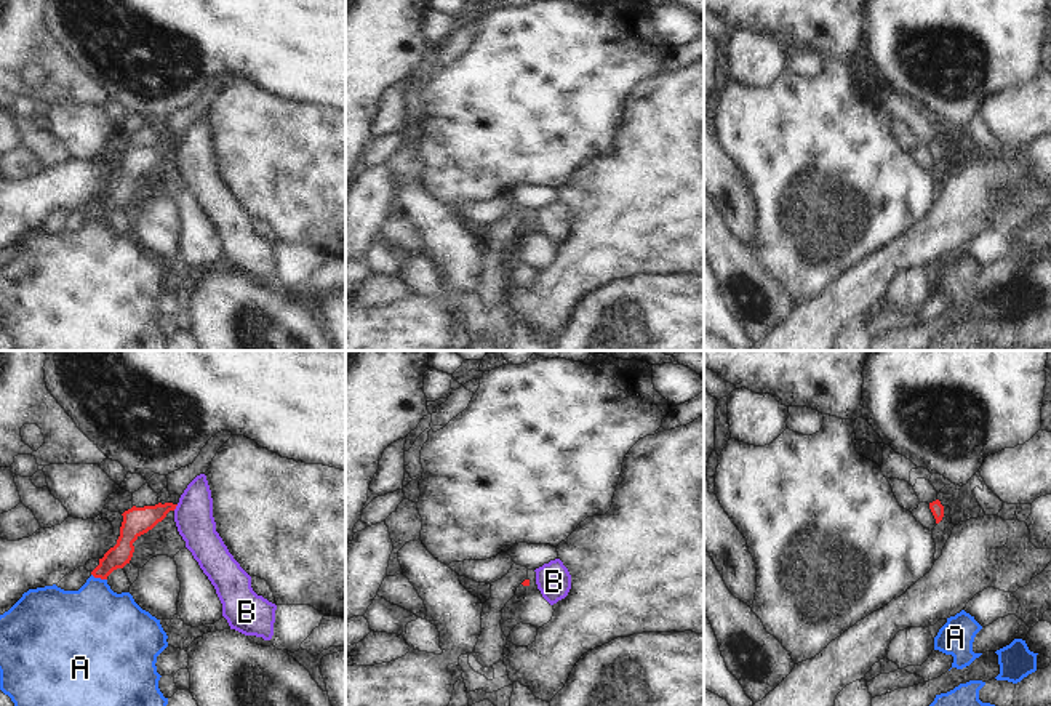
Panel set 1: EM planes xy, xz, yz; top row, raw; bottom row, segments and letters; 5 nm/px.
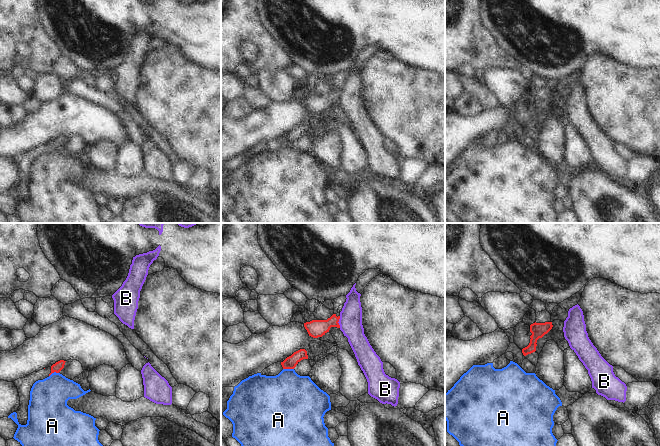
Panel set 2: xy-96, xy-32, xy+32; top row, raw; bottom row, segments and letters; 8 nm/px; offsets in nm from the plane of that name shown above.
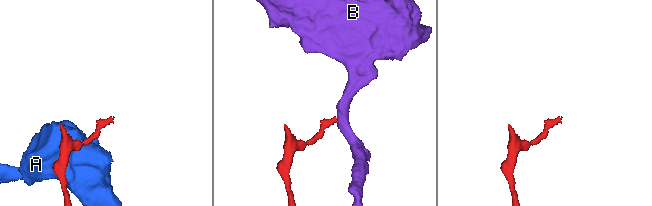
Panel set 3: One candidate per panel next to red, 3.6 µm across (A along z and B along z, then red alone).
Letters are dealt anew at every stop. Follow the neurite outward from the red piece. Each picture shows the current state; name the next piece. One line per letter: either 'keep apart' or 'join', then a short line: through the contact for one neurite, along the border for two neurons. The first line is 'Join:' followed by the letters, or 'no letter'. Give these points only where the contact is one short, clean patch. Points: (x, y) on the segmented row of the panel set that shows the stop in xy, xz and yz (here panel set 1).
Join: no letter
A: keep apart; line xy (91, 573), (106, 580)
B: keep apart; line xy (178, 505), (173, 509)

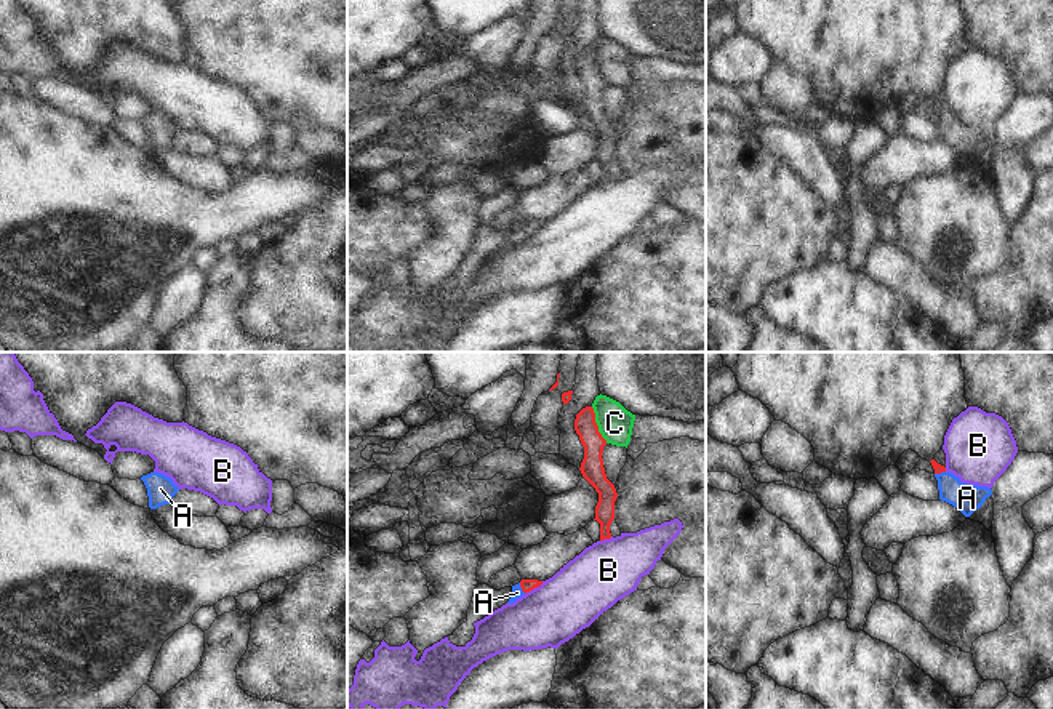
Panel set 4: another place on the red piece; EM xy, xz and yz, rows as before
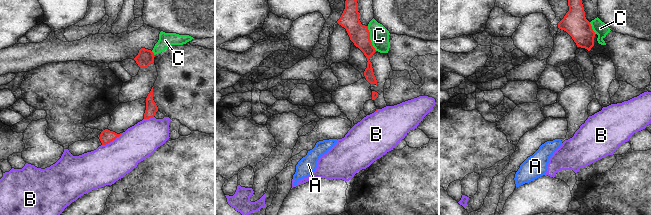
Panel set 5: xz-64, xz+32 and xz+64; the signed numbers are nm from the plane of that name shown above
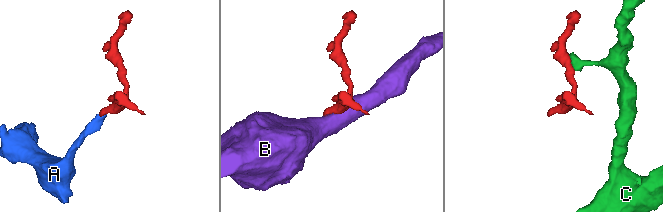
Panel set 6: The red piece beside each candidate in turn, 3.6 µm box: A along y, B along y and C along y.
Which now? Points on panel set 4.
Join: A
A: join; line xz (527, 584), (520, 586), (517, 592)
B: keep apart
C: keep apart; line xz (591, 407), (597, 431), (607, 442)

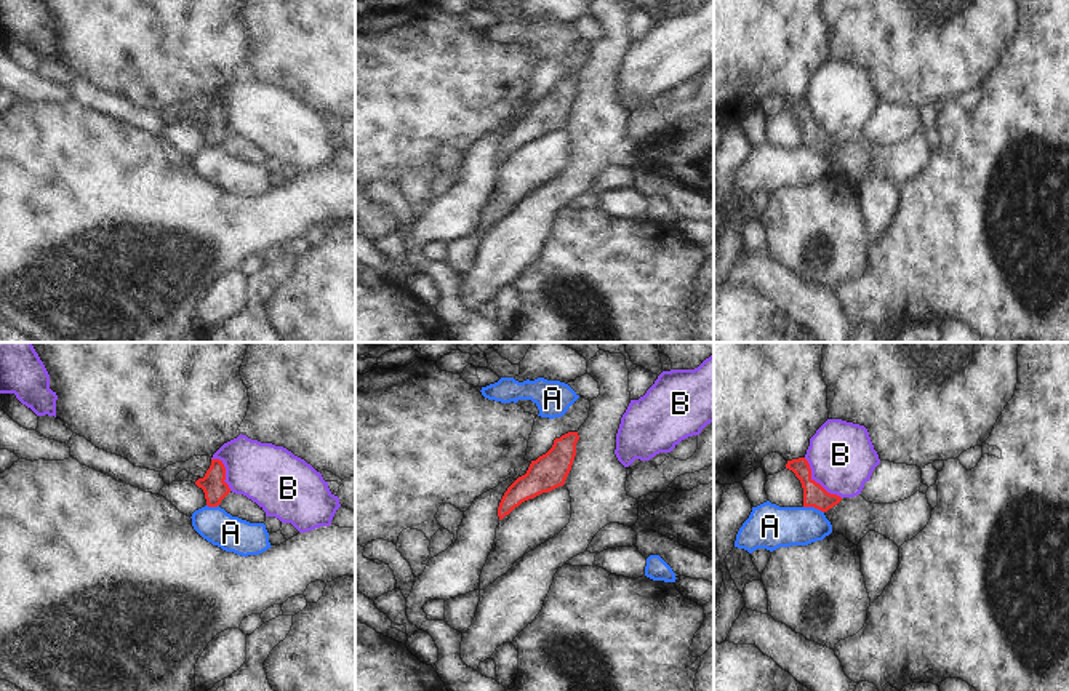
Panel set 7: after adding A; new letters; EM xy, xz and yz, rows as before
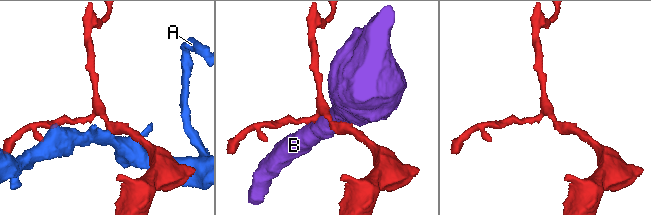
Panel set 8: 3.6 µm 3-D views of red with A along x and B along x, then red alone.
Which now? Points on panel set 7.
Join: no letter
A: keep apart; line yz (804, 506), (813, 506), (823, 512)
B: keep apart

